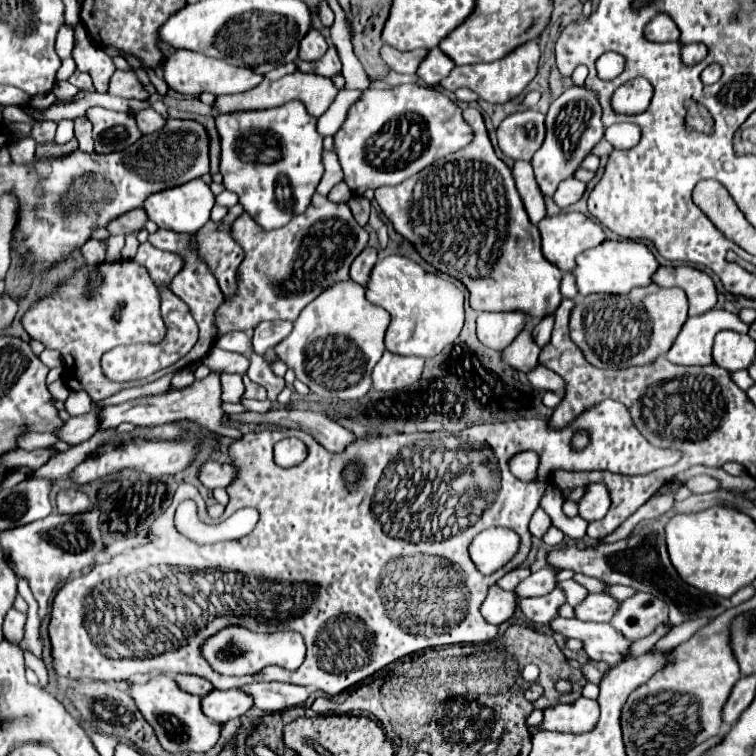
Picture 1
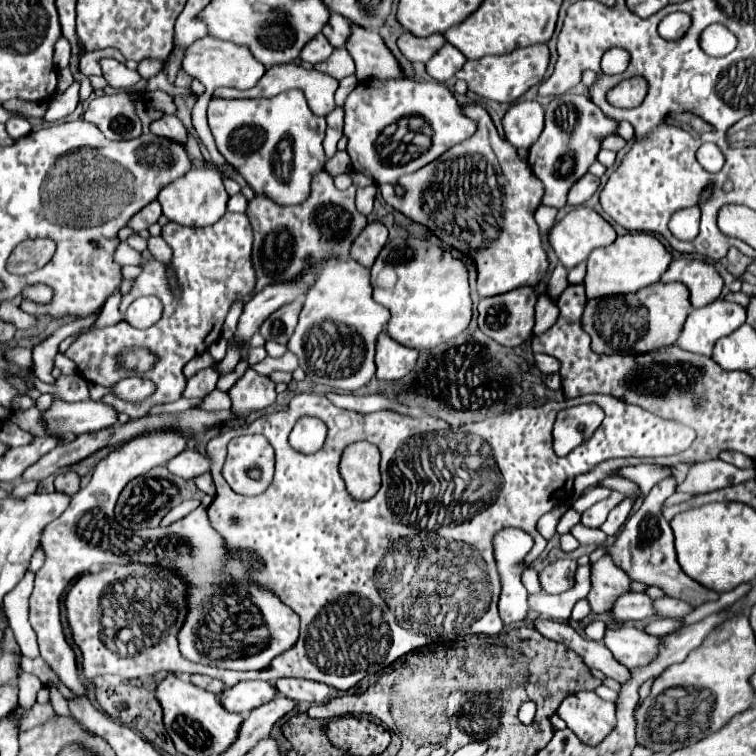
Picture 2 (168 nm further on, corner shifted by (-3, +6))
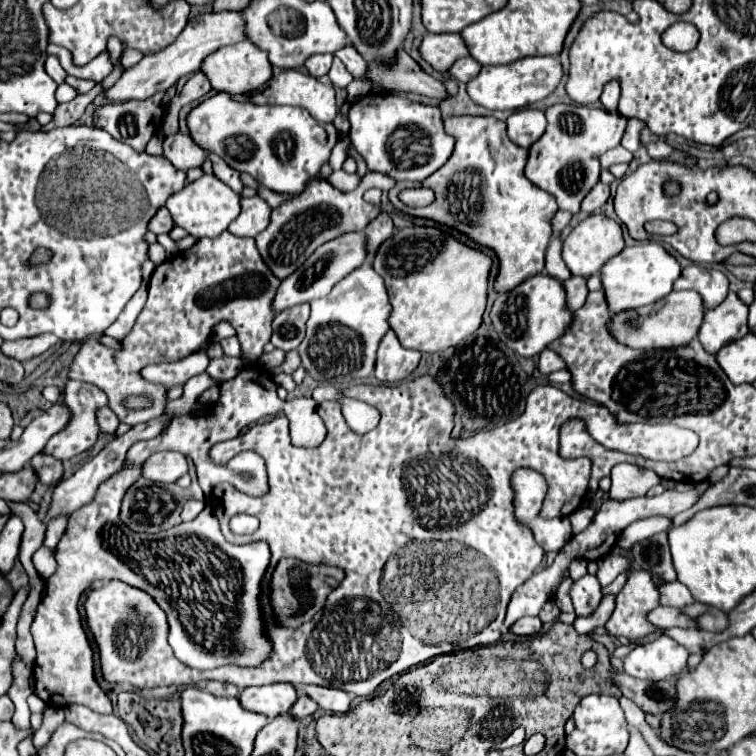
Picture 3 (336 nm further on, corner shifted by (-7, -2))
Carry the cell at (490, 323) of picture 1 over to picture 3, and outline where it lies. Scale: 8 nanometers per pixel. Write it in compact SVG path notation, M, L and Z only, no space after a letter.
M537 273L535 277L529 277L527 281L517 285L517 289L499 293L499 297L491 307L489 317L499 339L509 349L519 353L521 357L535 357L551 341L563 335L563 331L567 331L573 313L565 309L565 291L561 283L547 273Z

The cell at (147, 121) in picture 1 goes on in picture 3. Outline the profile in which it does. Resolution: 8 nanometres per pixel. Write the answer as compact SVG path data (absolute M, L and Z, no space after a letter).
M175 133L167 135L163 143L163 155L177 167L187 171L189 167L201 165L205 161L205 151L187 135L187 133Z

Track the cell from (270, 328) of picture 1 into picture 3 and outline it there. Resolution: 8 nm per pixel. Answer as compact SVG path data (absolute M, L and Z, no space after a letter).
M295 305L291 309L285 309L273 319L273 335L271 343L277 349L293 351L299 347L299 343L305 337L305 323L309 317L309 305Z

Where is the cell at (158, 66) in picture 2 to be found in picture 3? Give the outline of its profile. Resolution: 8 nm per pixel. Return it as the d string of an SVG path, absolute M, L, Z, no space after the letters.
M205 11L203 15L189 19L187 27L181 31L181 35L175 39L175 43L171 43L167 49L153 53L153 55L145 55L135 67L127 69L121 79L109 89L105 91L105 97L111 101L125 101L125 99L147 99L151 95L155 95L157 91L167 91L171 85L175 85L181 77L189 75L189 73L197 73L199 65L203 61L203 57L207 57L209 53L213 53L219 47L243 41L243 19L241 13L235 11Z

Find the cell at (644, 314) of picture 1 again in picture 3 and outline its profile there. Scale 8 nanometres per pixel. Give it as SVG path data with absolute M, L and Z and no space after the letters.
M671 291L657 303L621 313L611 313L609 331L617 343L627 345L631 349L677 349L695 339L701 321L703 321L703 303L699 293Z

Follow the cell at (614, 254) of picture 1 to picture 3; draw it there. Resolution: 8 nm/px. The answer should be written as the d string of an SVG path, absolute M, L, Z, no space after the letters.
M657 243L625 247L619 255L611 257L601 267L601 283L609 311L619 313L623 309L637 309L659 301L661 297L671 293L679 273L681 273L681 265L677 263L677 259Z

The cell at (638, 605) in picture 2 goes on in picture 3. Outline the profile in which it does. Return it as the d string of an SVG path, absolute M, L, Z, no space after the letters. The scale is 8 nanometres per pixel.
M655 607L651 613L647 613L647 619L657 629L669 629L669 627L689 627L689 629L693 629L695 627L691 617L683 615L679 609L673 609L673 607Z

